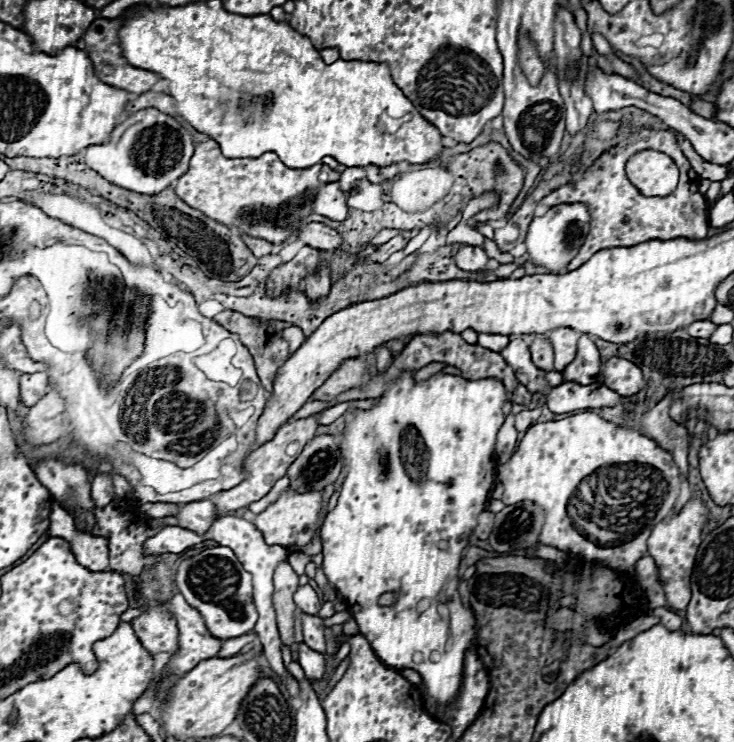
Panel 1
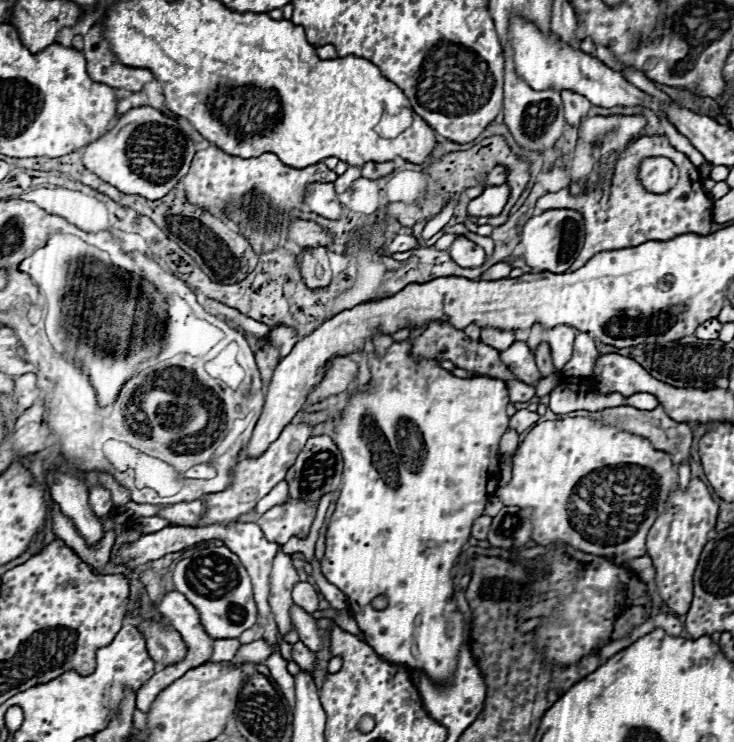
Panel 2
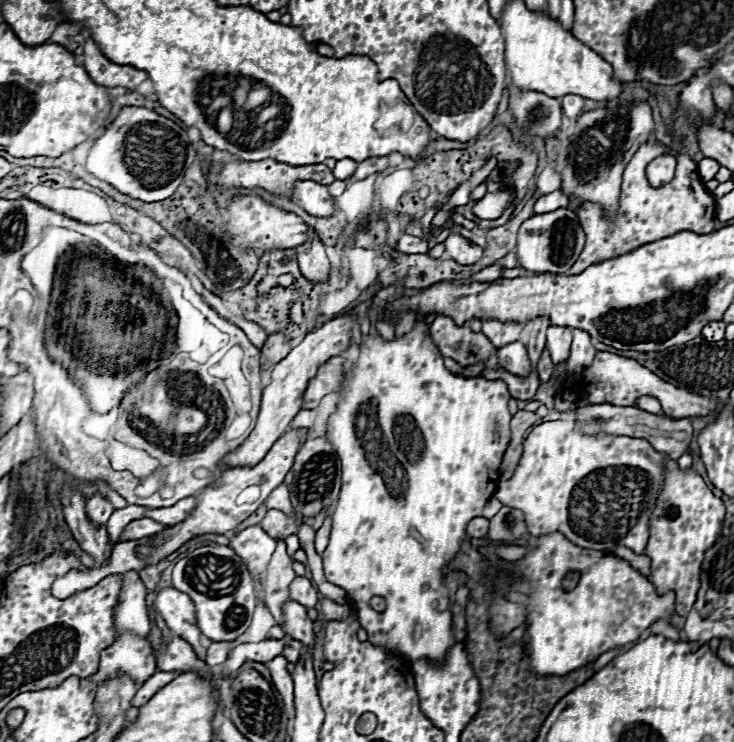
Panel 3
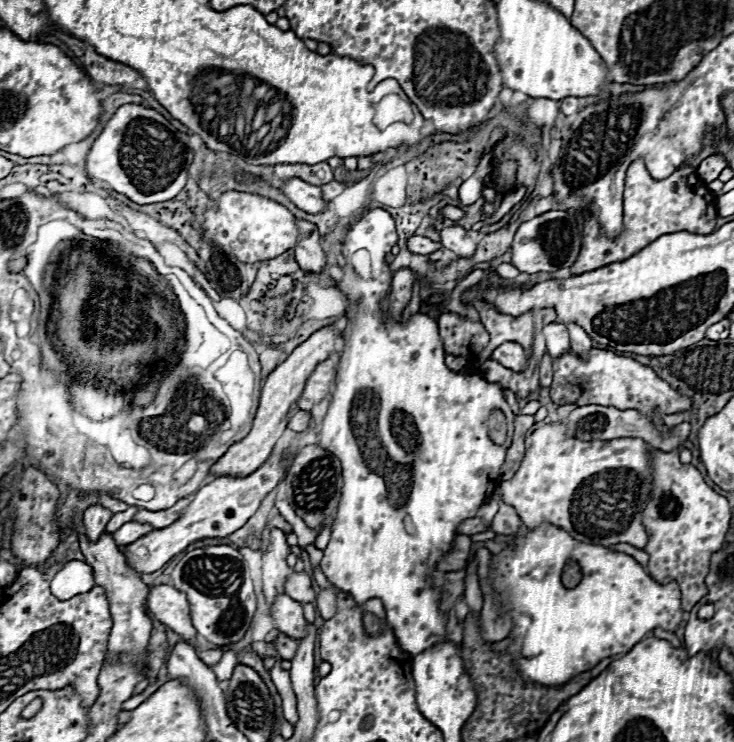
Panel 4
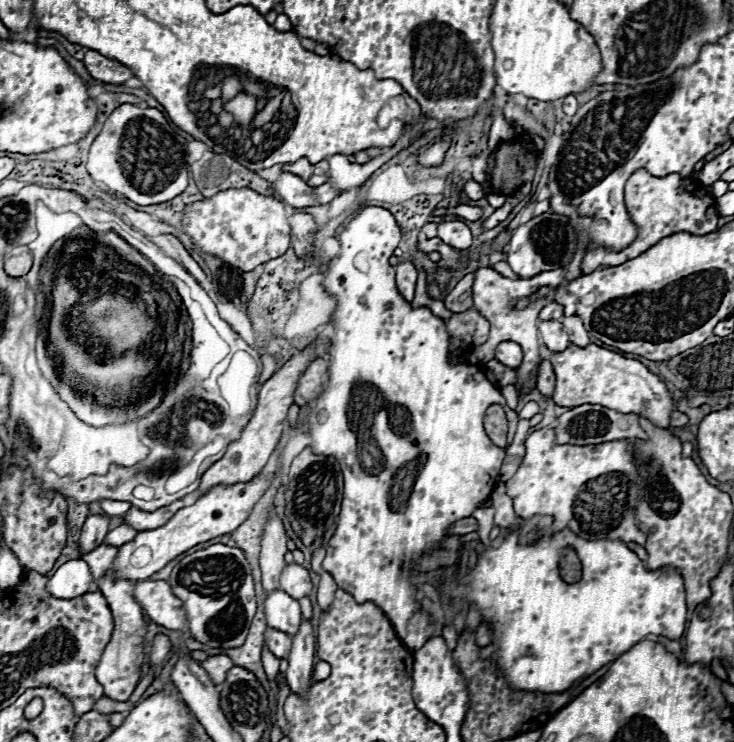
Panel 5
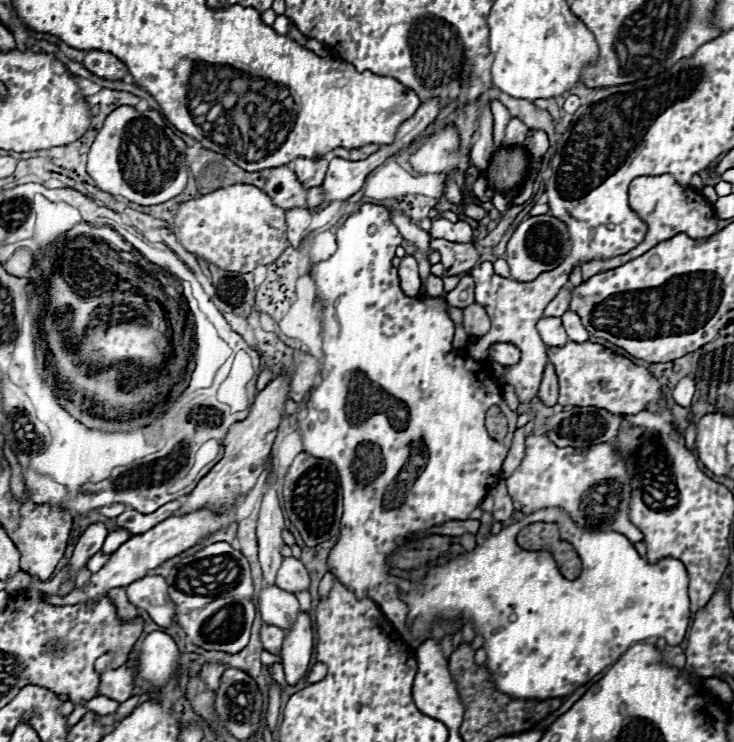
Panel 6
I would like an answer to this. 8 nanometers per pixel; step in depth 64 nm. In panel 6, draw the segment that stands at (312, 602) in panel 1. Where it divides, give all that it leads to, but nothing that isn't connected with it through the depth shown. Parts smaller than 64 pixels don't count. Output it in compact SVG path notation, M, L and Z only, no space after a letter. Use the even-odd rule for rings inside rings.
M294 556L284 558L276 574L276 586L288 592L300 592L300 590L306 590L308 584L310 584L310 578L304 564Z

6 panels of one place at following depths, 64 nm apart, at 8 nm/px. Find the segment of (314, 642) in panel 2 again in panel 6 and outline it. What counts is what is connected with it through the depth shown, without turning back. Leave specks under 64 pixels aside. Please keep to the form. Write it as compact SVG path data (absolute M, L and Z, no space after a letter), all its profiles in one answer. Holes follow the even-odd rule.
M276 584L262 586L256 606L264 622L280 628L290 628L296 620L296 614L300 612L296 596L292 592L284 592Z

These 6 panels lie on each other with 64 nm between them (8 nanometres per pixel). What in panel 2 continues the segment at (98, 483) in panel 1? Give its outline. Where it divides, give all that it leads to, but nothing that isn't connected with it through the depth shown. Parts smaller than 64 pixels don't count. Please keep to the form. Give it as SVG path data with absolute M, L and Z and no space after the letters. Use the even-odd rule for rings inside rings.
M96 486L90 490L90 508L98 518L104 518L106 514L110 514L112 510L112 500L110 500L110 492L102 486Z

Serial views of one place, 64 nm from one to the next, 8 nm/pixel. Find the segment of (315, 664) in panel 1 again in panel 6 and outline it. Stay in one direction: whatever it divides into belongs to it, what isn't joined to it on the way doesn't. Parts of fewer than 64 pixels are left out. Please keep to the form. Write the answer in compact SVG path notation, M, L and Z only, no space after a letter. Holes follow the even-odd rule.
M262 624L260 628L260 640L262 640L262 646L266 650L270 650L272 654L278 654L280 648L282 648L282 640L284 640L284 630L278 628L278 626L272 626L272 624Z

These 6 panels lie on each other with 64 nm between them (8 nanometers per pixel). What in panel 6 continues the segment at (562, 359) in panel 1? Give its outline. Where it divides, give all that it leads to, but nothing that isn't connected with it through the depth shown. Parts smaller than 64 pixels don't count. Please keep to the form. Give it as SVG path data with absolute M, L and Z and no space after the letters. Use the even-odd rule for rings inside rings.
M544 316L538 320L536 328L538 328L544 344L548 344L548 346L564 346L568 342L568 336L560 324L560 318L552 318L552 316L546 318Z

